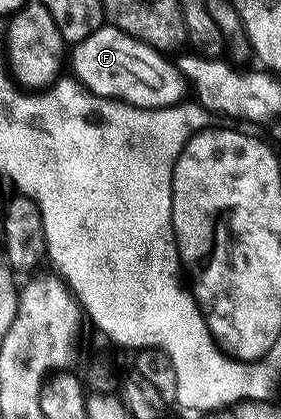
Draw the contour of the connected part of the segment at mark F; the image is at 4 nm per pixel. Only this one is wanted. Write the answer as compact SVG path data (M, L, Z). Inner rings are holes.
M104 24L72 48L74 76L98 96L123 99L139 108L165 108L186 100L189 82L178 64L148 43Z

